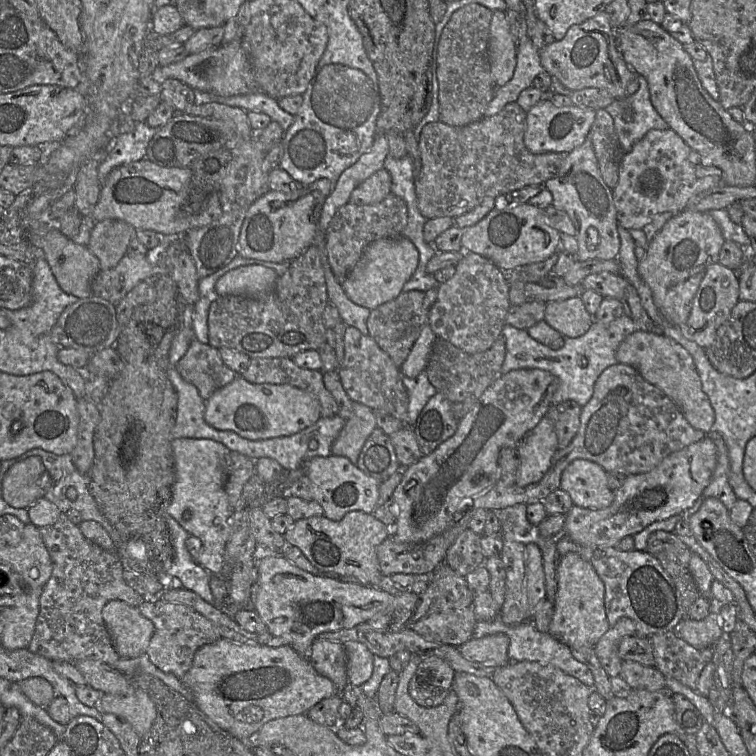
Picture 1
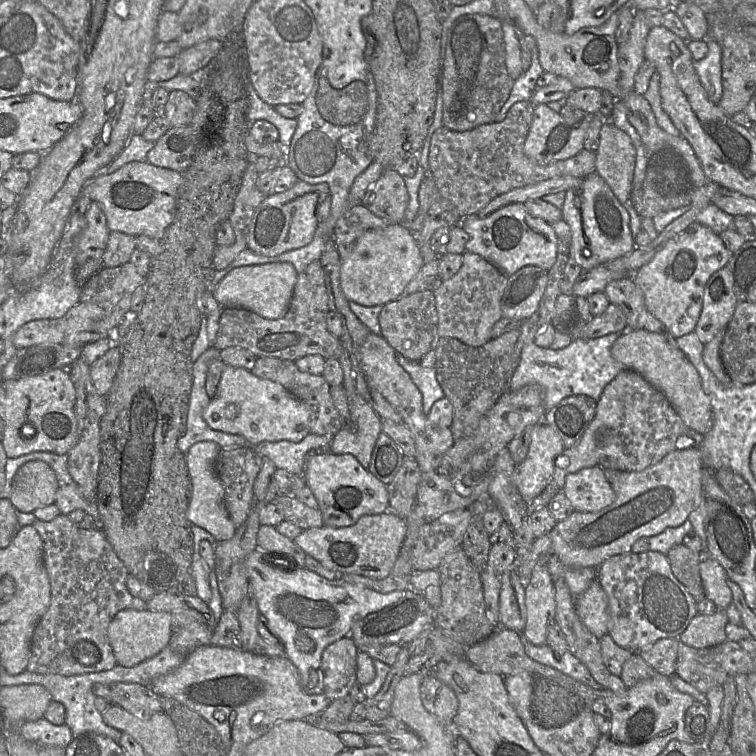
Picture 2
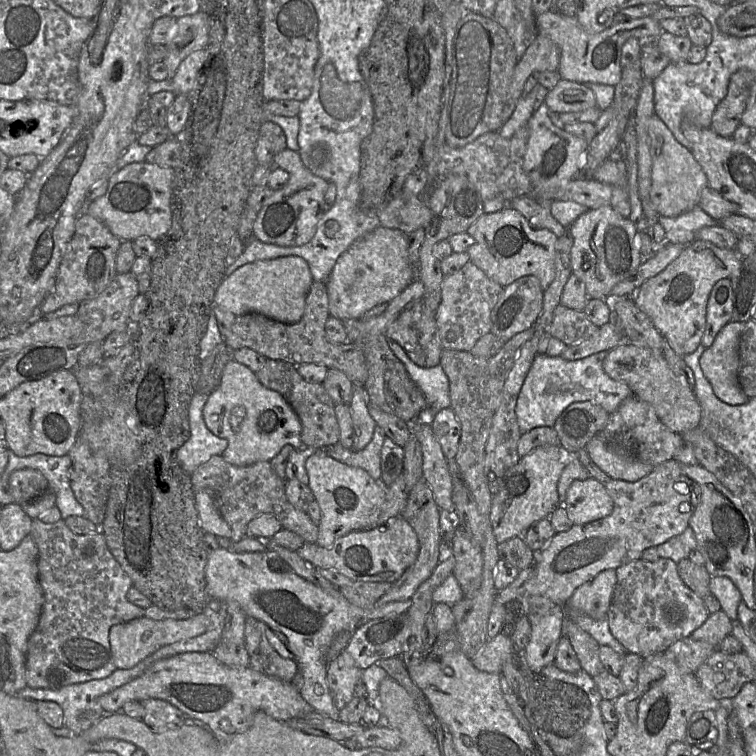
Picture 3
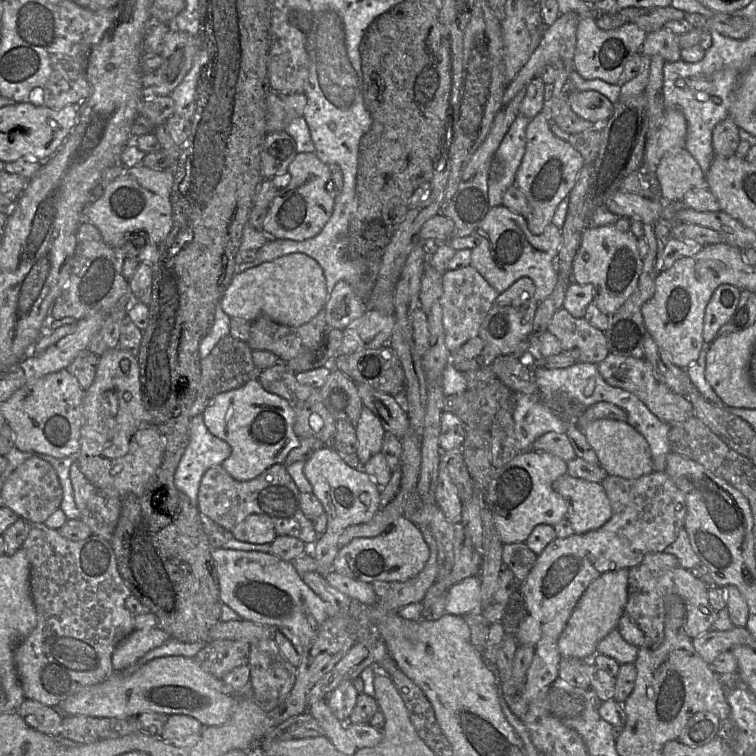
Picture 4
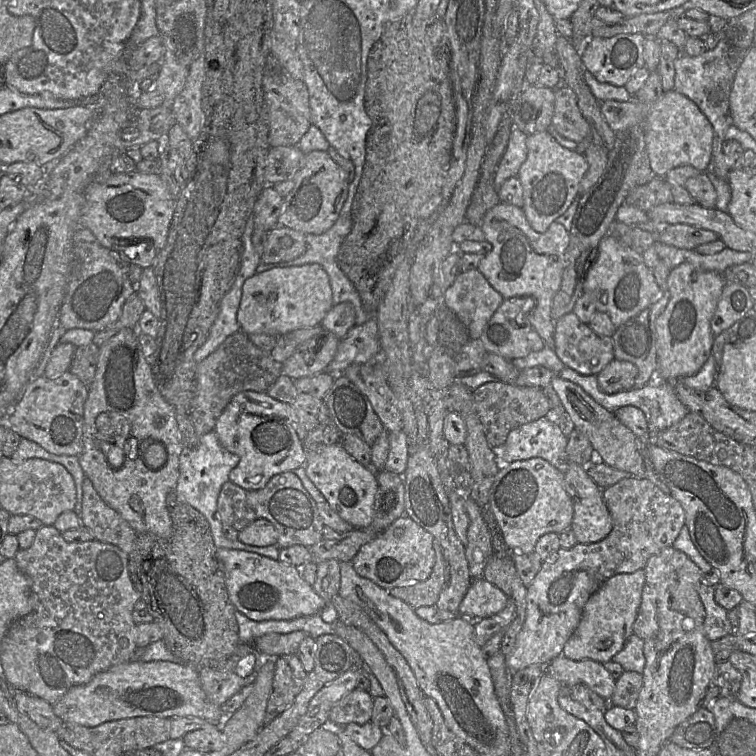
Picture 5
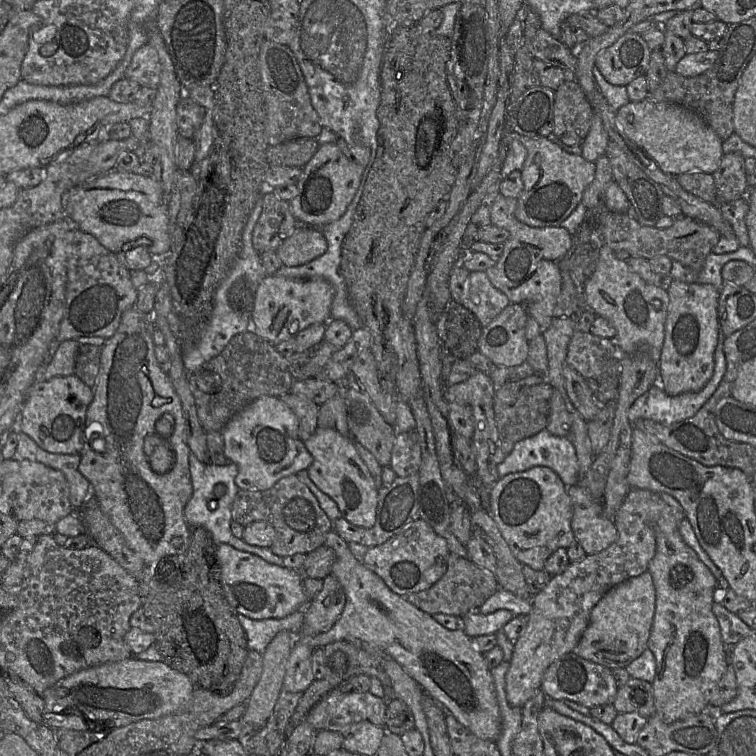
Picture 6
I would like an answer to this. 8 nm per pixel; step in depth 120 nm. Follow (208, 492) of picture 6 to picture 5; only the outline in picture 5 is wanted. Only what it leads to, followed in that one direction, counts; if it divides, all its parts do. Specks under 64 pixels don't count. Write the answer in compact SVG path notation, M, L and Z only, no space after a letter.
M215 431L199 437L198 445L194 448L183 447L179 456L179 478L174 493L178 501L184 502L198 510L208 521L213 541L217 549L244 550L262 556L279 560L280 549L276 545L258 547L250 546L239 540L227 539L222 531L223 524L217 518L217 500L224 483L229 480L229 473L237 466L239 457L226 450L219 442Z

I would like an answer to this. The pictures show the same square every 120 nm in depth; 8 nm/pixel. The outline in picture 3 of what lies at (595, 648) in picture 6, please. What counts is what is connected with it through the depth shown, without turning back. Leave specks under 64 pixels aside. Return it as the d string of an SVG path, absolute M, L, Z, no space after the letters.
M616 569L601 571L575 590L567 602L568 608L594 619L607 618L616 582Z

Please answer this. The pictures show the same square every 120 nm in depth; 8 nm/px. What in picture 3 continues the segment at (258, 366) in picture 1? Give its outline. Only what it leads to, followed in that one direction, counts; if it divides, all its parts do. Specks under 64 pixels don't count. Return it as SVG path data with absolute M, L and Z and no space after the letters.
M267 359L255 373L266 388L278 392L290 405L301 423L301 440L304 446L325 450L339 442L339 425L334 411L335 404L322 383L310 383L303 379L295 365L282 360Z

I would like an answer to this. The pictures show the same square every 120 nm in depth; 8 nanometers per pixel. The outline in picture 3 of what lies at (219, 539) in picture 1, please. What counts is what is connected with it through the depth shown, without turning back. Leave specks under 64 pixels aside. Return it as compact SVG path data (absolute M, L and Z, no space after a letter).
M200 490L195 491L194 500L203 531L231 540L231 528L220 515L214 497L208 491Z

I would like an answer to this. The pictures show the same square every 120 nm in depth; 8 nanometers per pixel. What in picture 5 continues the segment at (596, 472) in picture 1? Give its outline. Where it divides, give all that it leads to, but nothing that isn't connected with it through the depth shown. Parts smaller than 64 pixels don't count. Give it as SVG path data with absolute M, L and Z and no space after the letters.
M568 463L564 489L573 502L571 528L578 543L591 544L606 538L613 528L612 516L604 500L603 490L582 465Z

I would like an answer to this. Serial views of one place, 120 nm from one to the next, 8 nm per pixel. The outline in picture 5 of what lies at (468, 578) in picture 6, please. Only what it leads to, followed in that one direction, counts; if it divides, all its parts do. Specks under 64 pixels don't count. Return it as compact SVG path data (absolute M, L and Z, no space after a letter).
M434 539L435 563L428 579L410 585L394 587L389 593L413 608L435 606L439 594L445 586L449 571L440 544Z

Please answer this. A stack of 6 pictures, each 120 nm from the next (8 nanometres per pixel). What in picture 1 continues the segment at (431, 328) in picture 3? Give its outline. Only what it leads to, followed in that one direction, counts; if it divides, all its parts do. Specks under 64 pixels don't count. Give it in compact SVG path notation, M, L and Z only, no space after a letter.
M401 292L395 299L372 309L367 319L368 335L371 336L399 368L409 355L422 328L429 324L429 309L424 306L425 292Z

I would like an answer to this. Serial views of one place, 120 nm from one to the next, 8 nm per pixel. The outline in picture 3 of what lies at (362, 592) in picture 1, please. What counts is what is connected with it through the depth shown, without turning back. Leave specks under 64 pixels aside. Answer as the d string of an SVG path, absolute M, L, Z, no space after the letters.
M218 548L208 554L205 580L209 599L216 599L221 603L235 601L247 617L261 620L273 630L278 630L287 637L287 646L298 665L298 671L303 676L303 685L299 689L301 696L314 711L332 718L337 718L337 710L326 679L328 664L326 652L334 638L341 632L354 632L357 627L371 619L389 614L403 614L411 607L411 600L406 600L389 602L375 610L364 610L351 604L342 595L339 588L322 589L288 570L284 562L279 560L273 552L237 553L230 549Z

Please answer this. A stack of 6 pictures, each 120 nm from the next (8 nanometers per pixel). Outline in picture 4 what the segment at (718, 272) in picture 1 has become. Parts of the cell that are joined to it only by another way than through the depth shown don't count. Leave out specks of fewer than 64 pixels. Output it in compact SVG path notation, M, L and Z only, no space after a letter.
M722 284L716 288L706 306L703 327L703 339L711 344L719 329L729 321L739 303L741 289L731 284Z

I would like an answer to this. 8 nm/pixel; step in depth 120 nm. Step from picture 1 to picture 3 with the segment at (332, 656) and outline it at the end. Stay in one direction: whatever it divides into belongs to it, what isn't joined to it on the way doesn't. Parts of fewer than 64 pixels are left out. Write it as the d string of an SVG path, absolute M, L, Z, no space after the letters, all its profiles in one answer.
M346 651L328 662L326 679L337 711L355 696L355 685L361 679L362 672Z

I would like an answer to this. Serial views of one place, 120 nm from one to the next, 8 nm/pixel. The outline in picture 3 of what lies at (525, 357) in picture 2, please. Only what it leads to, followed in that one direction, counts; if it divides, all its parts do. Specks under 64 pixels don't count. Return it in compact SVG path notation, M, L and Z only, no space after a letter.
M600 351L573 361L561 356L537 354L517 400L516 416L521 432L540 426L553 427L559 415L574 402L592 401L611 414L626 398L634 395L626 383L612 379L604 371L603 361L607 353Z

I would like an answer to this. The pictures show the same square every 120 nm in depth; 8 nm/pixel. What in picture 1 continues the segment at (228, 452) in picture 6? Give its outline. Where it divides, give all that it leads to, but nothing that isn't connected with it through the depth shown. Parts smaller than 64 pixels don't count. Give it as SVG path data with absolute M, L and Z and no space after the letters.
M237 375L206 401L204 419L218 430L233 431L248 440L293 435L313 425L320 417L320 404L309 392L288 384L252 384Z

